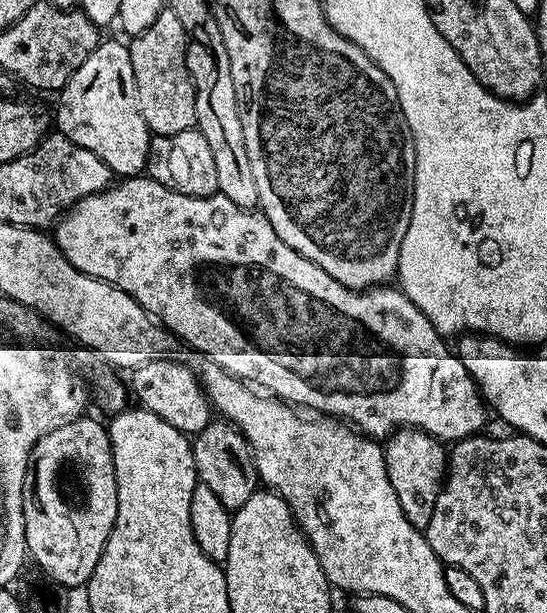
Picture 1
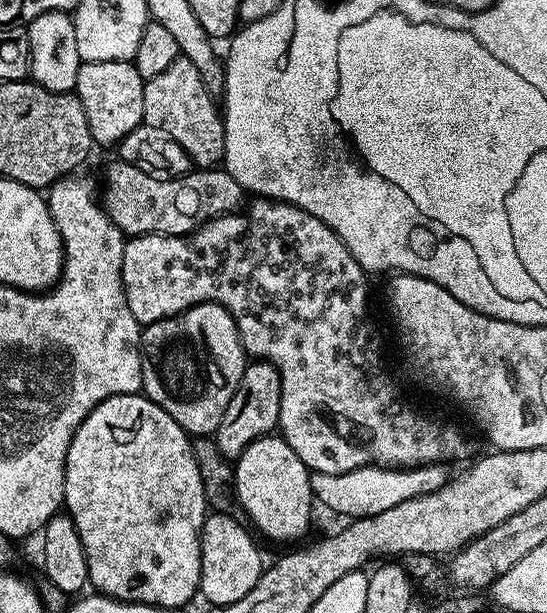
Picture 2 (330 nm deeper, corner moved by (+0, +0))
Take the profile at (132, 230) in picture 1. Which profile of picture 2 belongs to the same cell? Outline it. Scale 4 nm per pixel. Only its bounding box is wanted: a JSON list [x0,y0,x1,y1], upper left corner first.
[122,198,473,474]

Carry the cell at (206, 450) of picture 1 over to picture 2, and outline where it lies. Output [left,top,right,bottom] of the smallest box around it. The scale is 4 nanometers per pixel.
[214,359,282,461]

